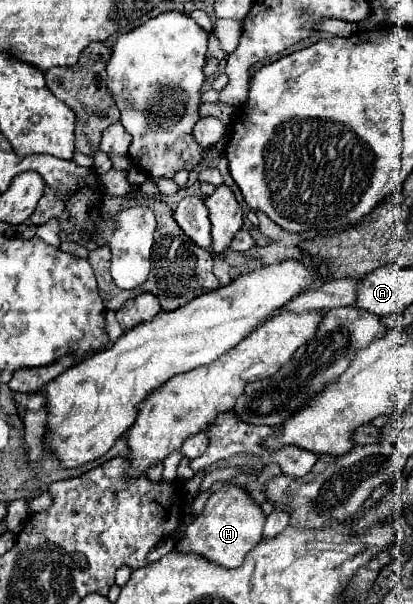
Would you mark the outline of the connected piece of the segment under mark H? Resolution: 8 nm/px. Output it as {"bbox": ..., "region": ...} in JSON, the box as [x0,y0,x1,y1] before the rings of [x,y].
{"bbox":[179,484,267,568],"region":[[[227,484],[215,494],[211,494],[205,504],[205,510],[197,516],[197,520],[187,526],[183,538],[179,540],[179,550],[191,550],[215,564],[237,568],[241,566],[245,556],[263,540],[265,522],[267,516],[263,508],[253,500],[253,496],[239,484]]]}

